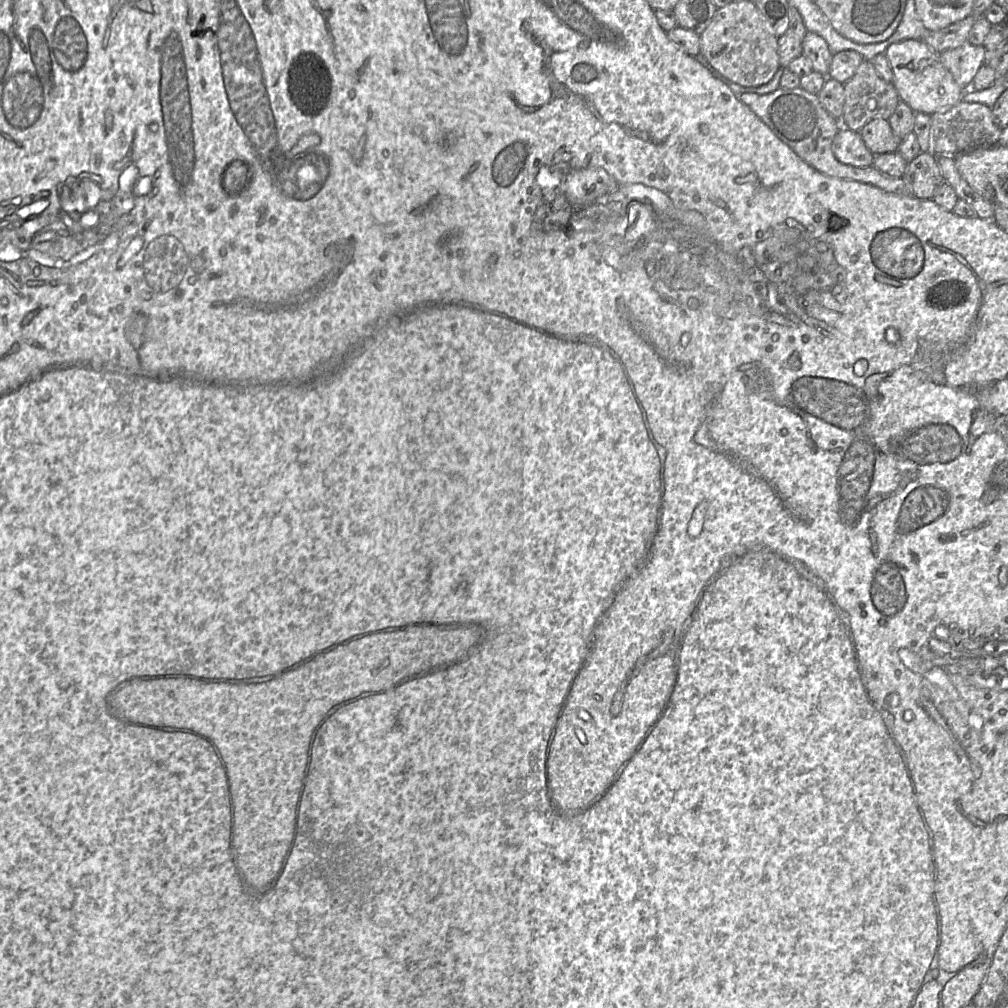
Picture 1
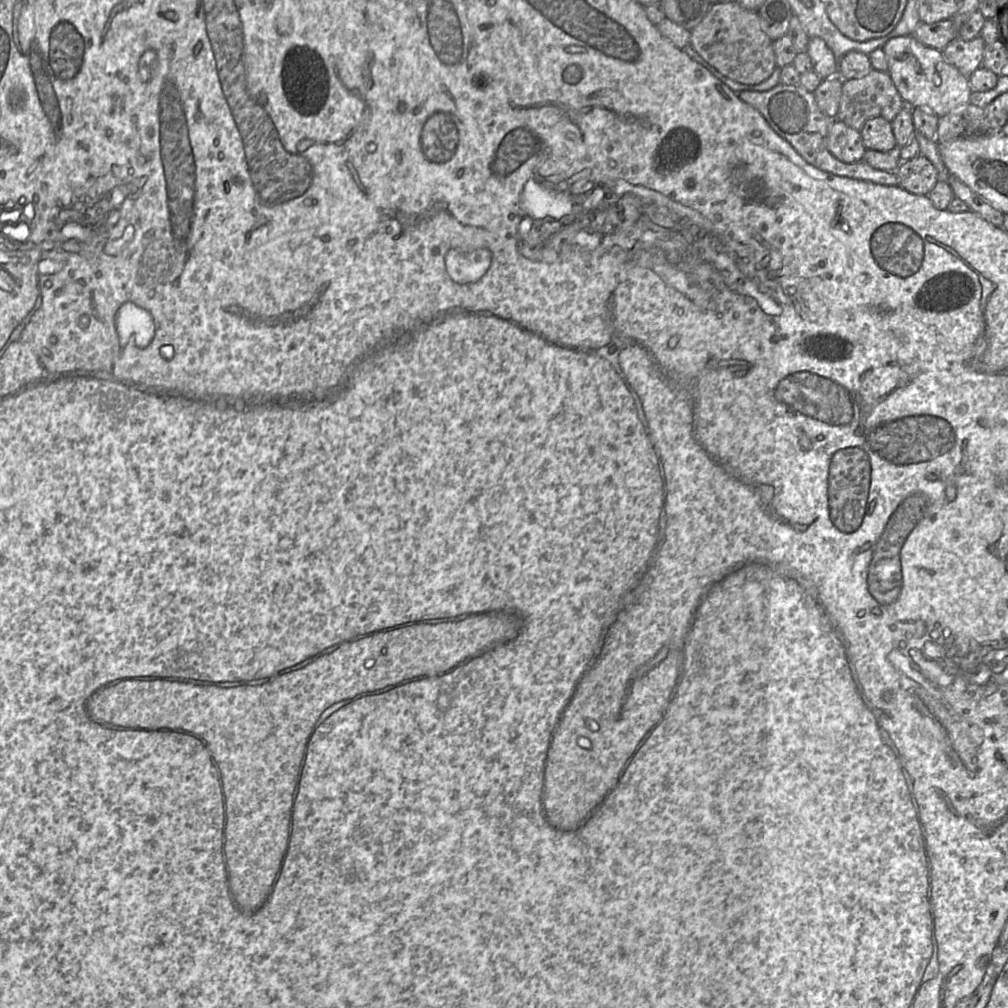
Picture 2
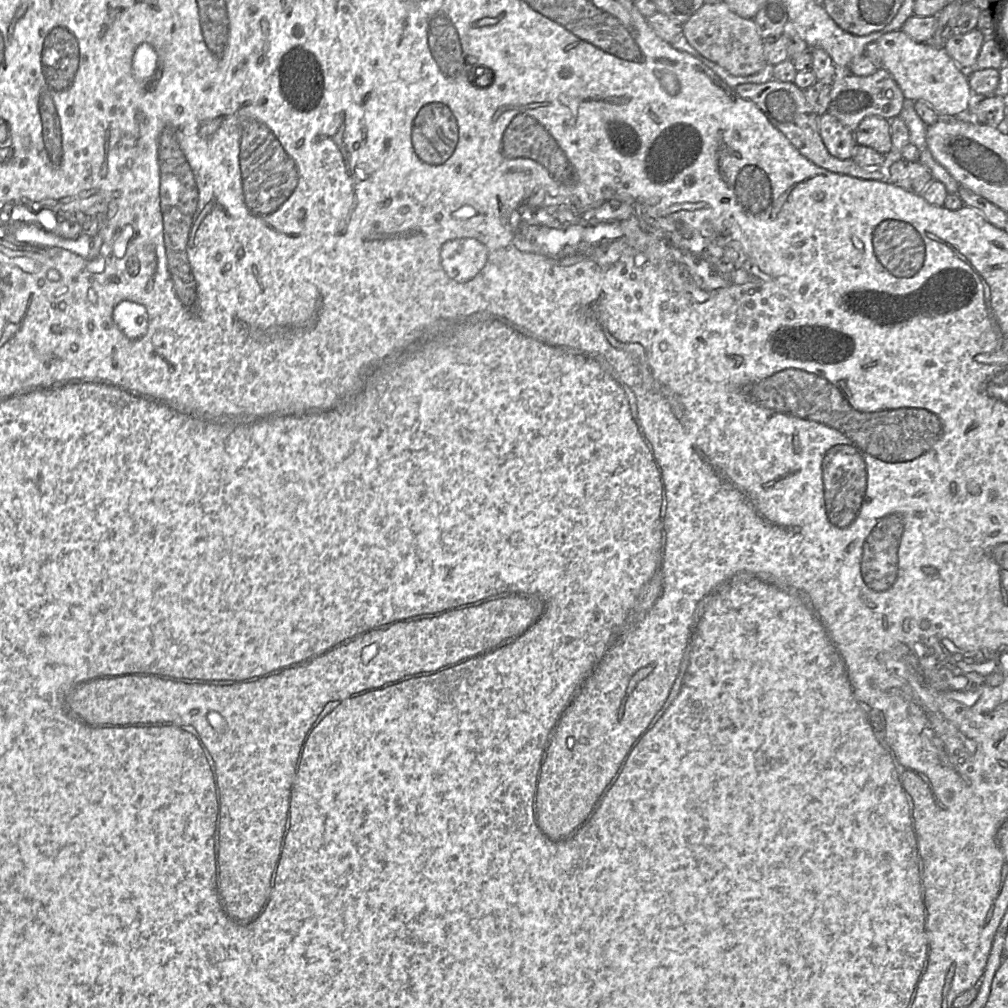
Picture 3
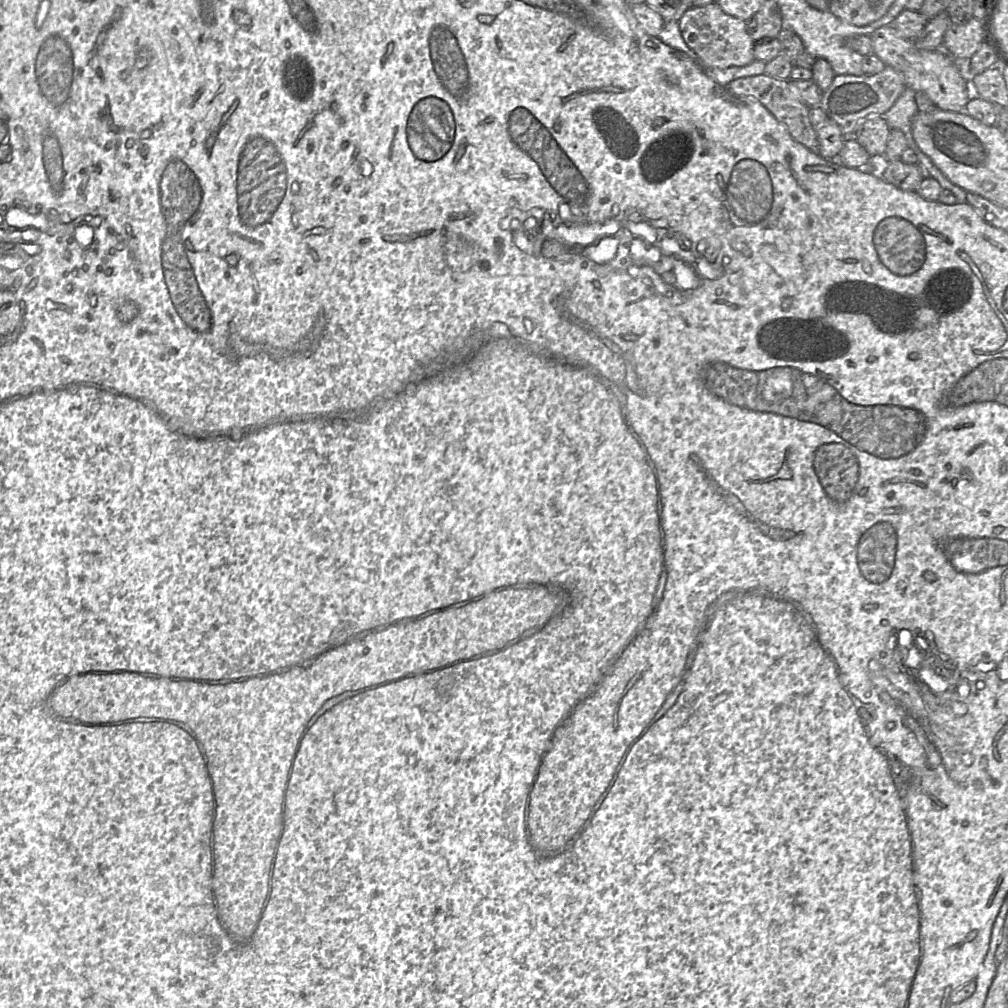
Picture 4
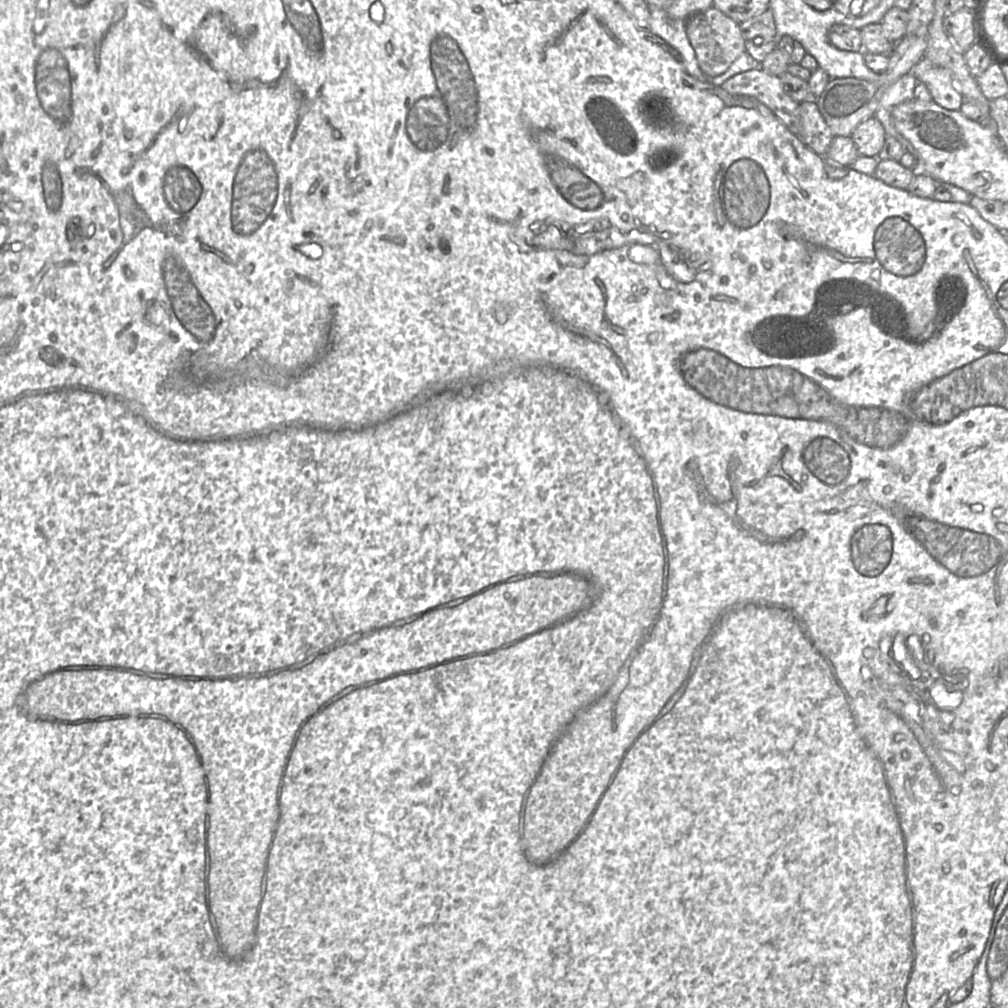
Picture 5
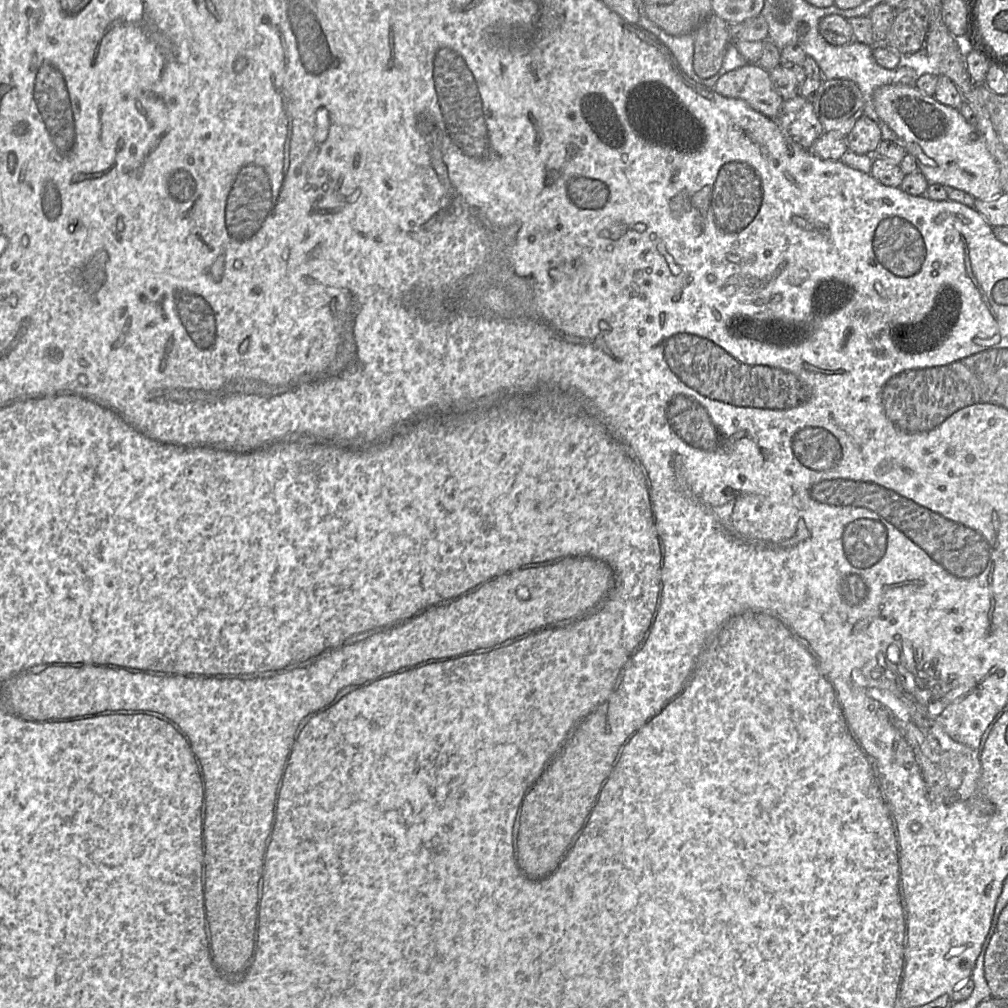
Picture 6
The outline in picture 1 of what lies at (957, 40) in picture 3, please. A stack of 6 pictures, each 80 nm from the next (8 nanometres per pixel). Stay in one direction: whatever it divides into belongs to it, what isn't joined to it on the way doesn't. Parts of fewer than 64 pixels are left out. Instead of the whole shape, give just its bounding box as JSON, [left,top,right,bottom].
[940,42,987,89]

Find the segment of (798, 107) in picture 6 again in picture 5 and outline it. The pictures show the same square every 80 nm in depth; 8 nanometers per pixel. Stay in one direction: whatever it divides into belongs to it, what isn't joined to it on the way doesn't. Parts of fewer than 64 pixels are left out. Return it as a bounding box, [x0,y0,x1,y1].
[799,100,834,156]

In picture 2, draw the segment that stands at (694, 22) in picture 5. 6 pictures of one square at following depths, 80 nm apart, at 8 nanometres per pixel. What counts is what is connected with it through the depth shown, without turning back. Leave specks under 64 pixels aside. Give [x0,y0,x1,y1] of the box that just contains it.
[690,1,776,85]

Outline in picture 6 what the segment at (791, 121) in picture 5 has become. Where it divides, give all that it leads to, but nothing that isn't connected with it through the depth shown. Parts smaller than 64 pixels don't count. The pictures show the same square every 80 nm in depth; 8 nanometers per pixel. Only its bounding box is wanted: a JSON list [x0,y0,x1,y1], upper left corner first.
[714,63,784,119]

